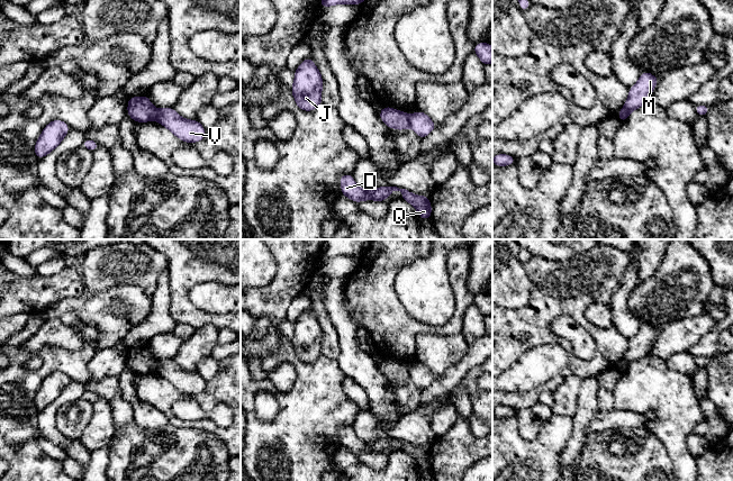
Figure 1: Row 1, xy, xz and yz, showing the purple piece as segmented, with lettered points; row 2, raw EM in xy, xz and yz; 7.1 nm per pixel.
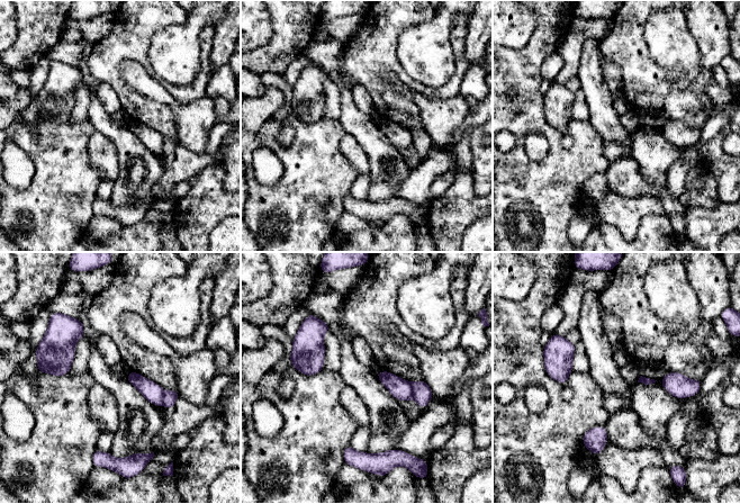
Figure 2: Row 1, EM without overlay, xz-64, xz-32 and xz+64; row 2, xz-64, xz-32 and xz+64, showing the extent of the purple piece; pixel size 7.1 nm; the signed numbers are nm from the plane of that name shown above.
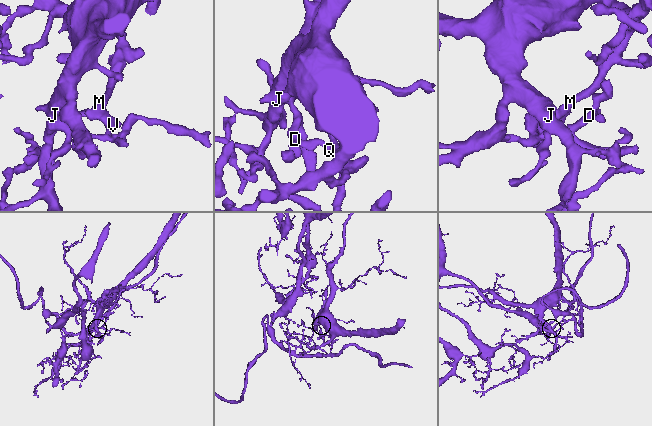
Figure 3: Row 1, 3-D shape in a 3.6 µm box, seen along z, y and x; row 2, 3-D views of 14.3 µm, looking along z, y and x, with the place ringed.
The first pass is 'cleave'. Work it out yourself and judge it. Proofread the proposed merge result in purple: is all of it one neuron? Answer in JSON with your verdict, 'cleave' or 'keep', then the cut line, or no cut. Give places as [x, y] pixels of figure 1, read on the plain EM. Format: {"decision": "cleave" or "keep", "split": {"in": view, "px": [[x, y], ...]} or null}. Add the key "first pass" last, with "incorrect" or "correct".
{"decision": "cleave", "split": {"in": "xz", "px": [[408, 366], [410, 378]]}, "first pass": "correct"}

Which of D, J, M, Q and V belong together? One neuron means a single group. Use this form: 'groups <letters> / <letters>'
groups D J Q V / M

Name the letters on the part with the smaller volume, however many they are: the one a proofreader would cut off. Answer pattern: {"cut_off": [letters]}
{"cut_off": ["M"]}

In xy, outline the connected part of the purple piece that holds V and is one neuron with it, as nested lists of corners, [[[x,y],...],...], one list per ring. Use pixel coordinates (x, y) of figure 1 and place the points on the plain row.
[[[157,361],[156,373],[169,381],[179,391],[192,396],[200,393],[206,388],[206,381],[197,372],[182,370],[174,361]]]

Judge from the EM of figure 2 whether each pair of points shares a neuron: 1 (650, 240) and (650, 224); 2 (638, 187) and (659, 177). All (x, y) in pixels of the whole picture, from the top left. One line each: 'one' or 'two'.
1: one
2: two

